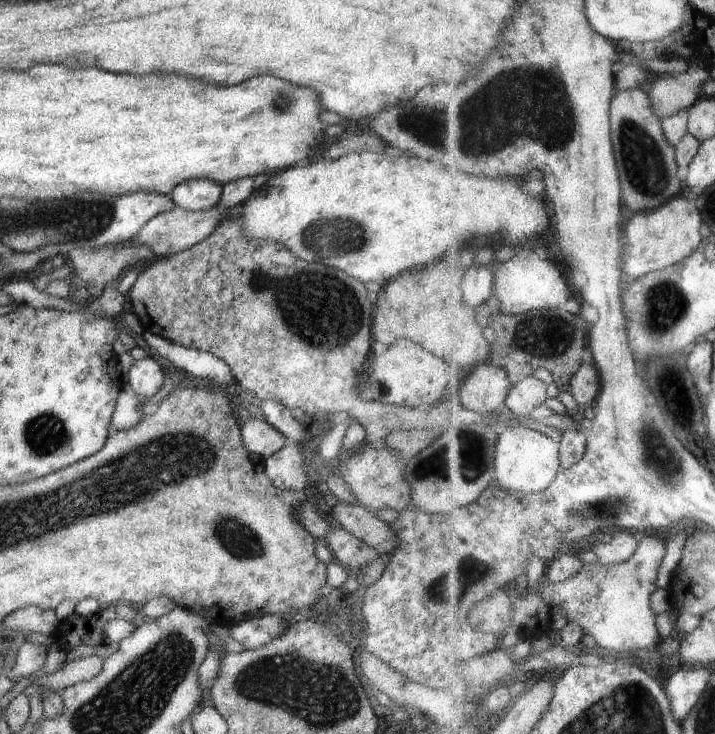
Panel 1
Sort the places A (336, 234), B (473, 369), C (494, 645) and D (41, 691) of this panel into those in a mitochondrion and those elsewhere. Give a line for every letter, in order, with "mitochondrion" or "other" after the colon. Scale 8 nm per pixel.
A: mitochondrion
B: other
C: other
D: other

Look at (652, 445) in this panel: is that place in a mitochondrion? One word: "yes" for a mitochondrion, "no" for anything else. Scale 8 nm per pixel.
yes

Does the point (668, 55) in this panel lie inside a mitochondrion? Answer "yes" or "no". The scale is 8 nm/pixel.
no

